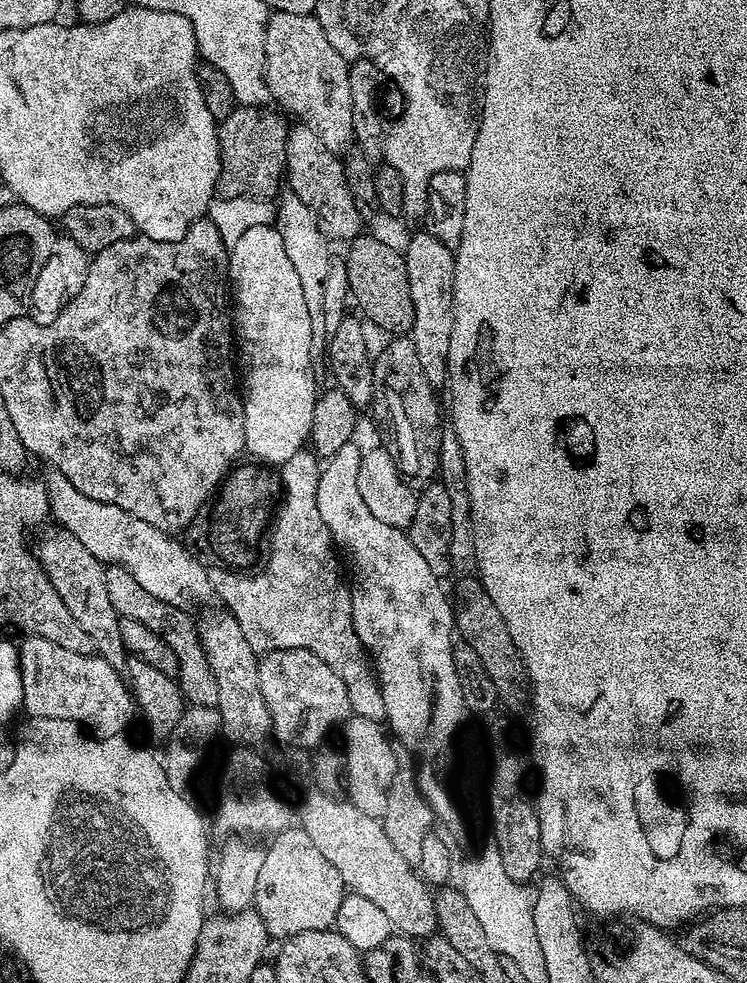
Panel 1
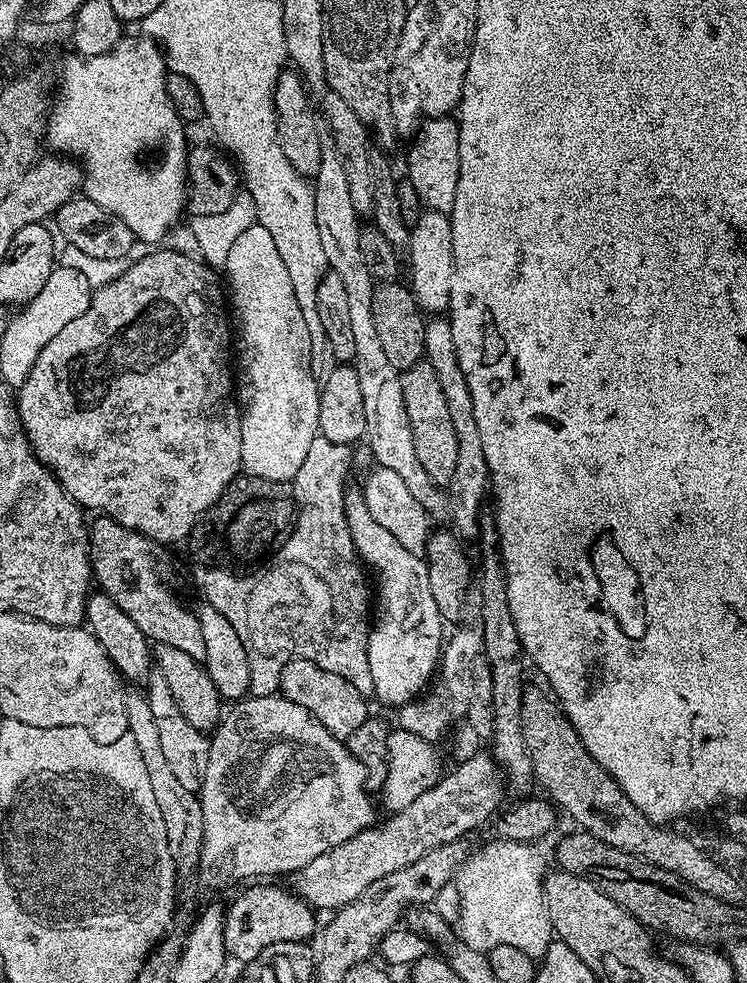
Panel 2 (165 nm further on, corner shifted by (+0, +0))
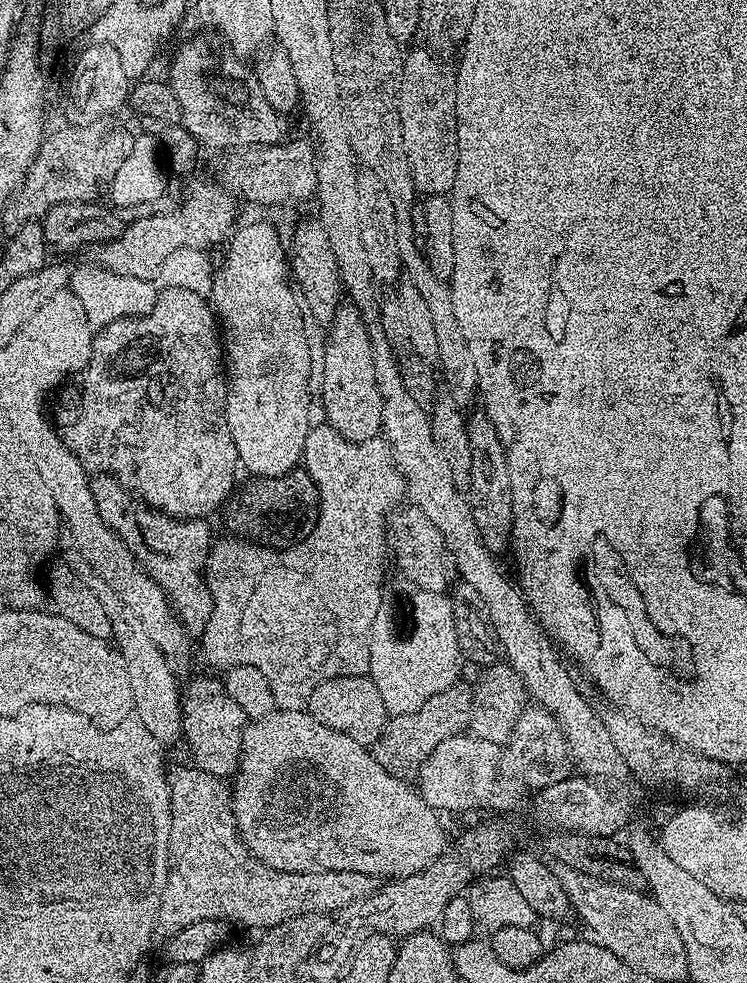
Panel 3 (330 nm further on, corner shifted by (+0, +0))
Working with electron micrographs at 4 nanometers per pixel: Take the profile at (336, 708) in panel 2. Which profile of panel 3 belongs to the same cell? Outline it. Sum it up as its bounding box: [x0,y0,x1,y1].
[306,674,390,746]

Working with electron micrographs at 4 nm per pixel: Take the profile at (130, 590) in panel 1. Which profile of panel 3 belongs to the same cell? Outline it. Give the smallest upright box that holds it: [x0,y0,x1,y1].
[88,475,214,637]

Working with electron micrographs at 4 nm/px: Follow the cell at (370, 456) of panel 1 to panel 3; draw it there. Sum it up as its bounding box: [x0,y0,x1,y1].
[388,506,458,593]

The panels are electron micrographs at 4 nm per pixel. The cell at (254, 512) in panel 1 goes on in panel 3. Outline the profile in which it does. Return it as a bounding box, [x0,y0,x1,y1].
[222,466,319,549]

